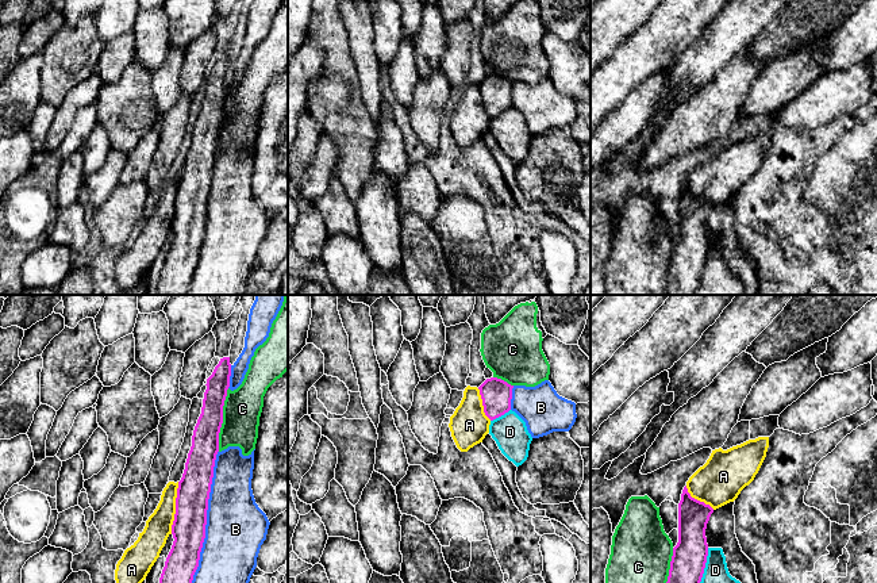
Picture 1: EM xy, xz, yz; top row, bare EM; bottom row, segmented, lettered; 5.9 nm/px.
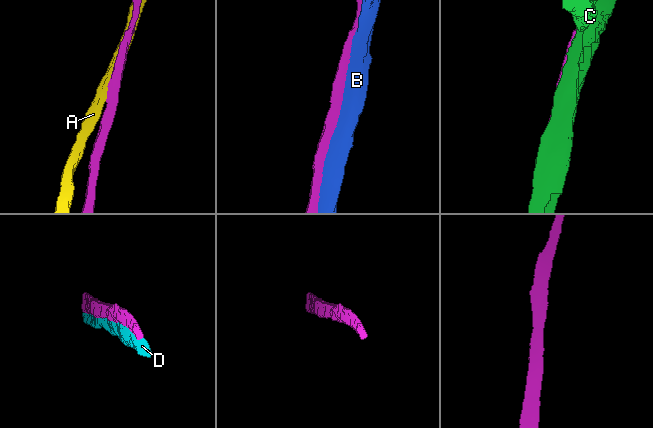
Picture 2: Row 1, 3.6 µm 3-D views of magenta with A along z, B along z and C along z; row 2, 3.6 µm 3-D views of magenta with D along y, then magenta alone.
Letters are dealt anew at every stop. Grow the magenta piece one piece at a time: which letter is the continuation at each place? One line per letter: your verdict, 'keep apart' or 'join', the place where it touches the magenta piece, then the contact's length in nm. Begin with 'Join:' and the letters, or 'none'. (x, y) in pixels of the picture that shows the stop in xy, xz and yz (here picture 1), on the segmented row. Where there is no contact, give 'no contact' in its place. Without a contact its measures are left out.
Join: none
A: keep apart | xy (176, 507) | 320 nm
B: keep apart | xy (206, 517) | 800 nm
C: keep apart | xy (222, 420) | 380 nm
D: keep apart | yz (704, 566) | 220 nm

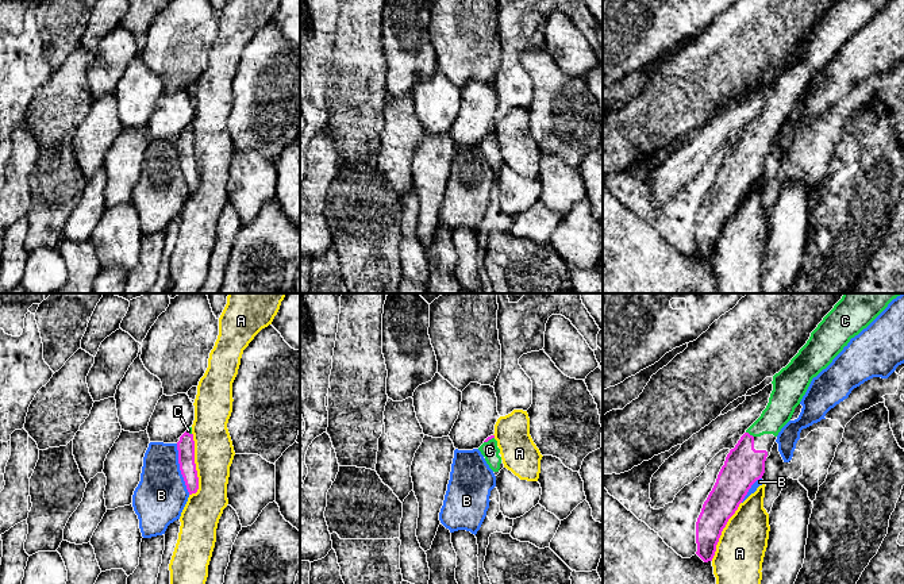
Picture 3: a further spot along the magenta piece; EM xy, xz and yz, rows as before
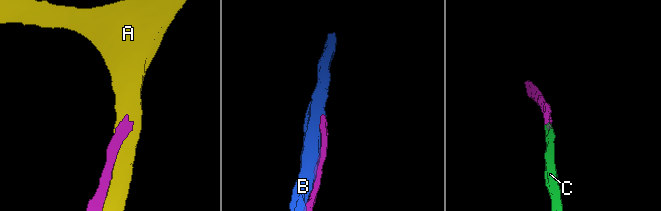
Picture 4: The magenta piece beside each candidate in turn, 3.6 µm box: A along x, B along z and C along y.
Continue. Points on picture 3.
Join: C
A: keep apart | xy (195, 465) | 380 nm
B: keep apart | xy (180, 469) | 320 nm
C: join | yz (749, 434) | 60 nm

